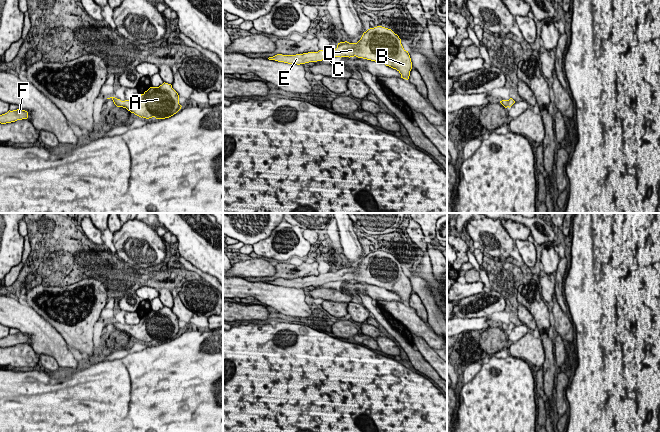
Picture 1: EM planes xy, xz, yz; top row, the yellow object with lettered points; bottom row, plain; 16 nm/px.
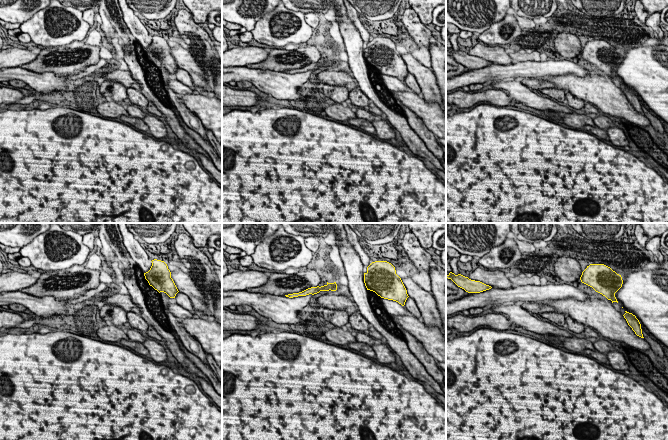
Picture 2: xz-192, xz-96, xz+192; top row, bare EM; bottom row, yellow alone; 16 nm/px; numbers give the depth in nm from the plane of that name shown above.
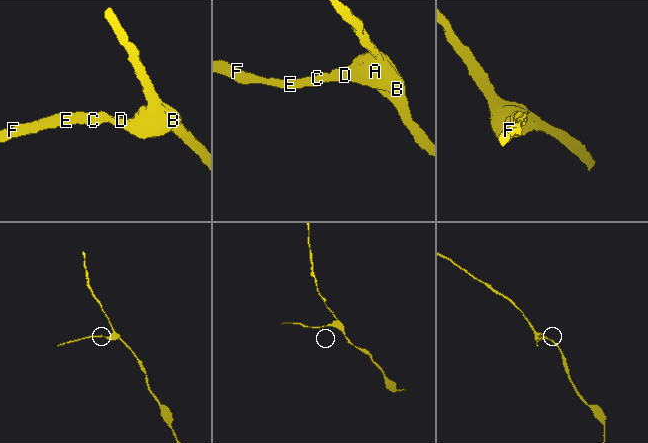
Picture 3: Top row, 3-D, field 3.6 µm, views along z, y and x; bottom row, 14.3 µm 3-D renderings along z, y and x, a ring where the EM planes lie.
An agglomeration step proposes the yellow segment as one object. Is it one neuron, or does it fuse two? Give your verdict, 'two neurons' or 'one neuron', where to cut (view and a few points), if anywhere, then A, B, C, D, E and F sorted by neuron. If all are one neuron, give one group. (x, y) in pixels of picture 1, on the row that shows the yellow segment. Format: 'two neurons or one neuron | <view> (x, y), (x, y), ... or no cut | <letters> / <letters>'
one neuron | no cut | A B C D E F

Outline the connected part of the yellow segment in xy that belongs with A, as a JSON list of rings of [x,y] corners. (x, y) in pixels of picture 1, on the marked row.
[[[163,83],[159,87],[150,87],[138,100],[121,101],[110,97],[117,107],[126,108],[131,113],[146,119],[155,117],[165,119],[176,114],[180,109],[179,95],[171,84]]]

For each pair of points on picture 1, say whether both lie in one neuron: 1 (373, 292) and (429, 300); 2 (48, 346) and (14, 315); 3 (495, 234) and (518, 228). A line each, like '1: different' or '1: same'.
1: different
2: same
3: same

